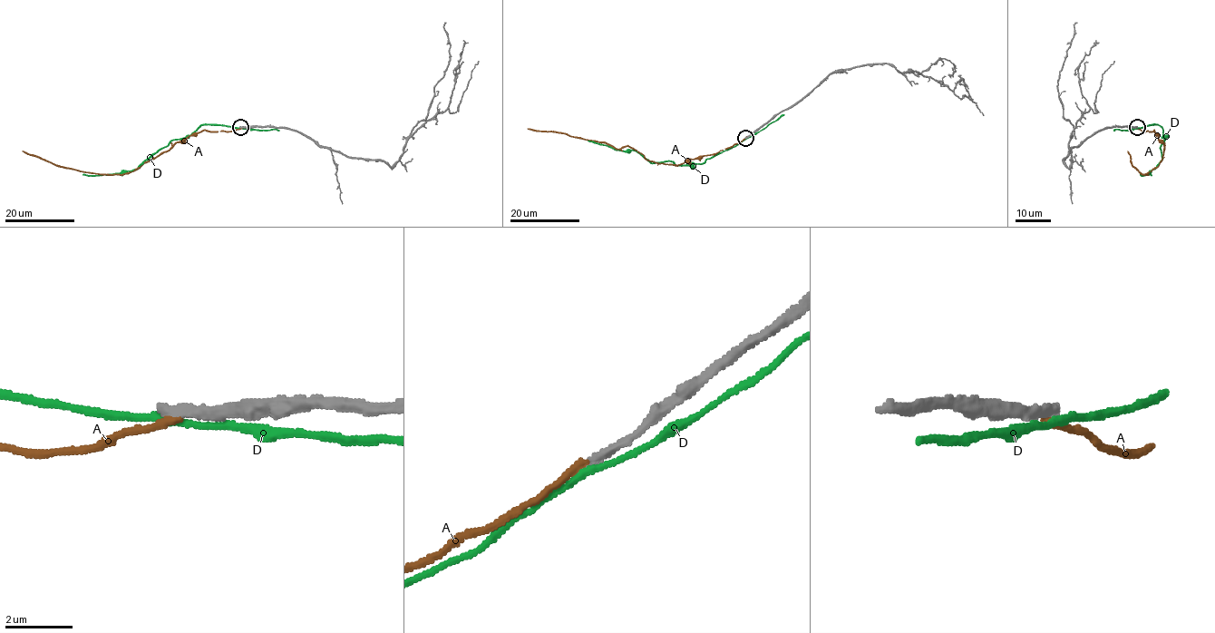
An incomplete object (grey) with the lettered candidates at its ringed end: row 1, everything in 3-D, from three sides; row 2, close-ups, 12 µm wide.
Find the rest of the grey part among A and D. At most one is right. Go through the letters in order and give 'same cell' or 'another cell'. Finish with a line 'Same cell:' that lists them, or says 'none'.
A: another cell
D: another cell
Same cell: none

